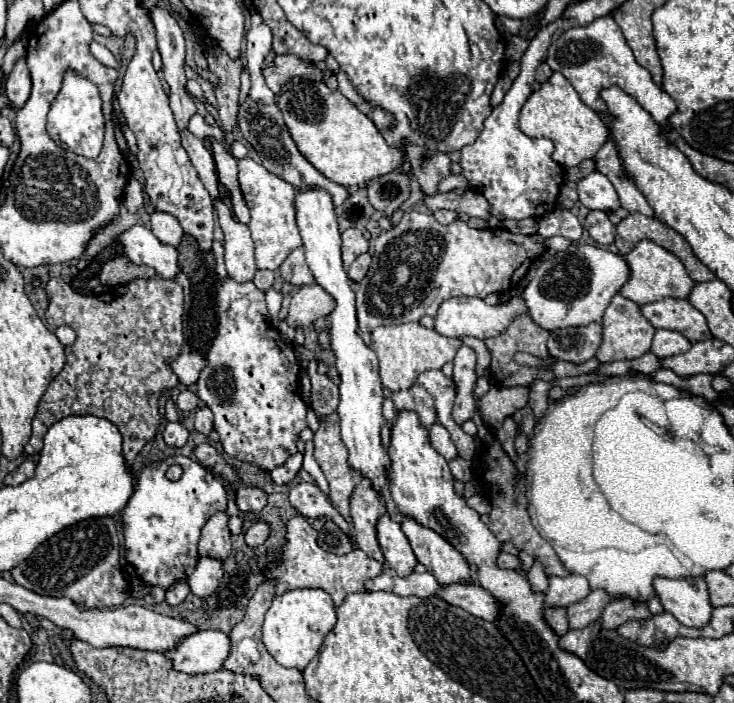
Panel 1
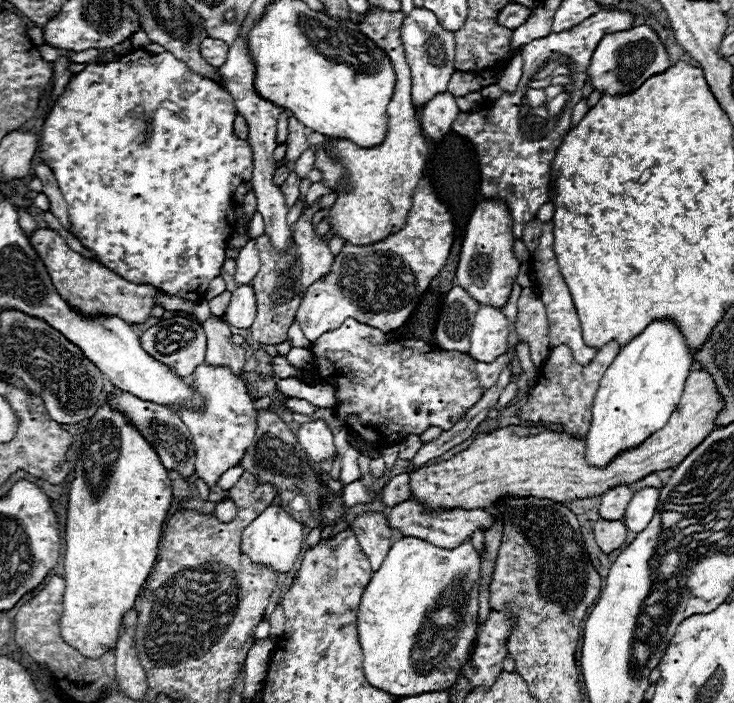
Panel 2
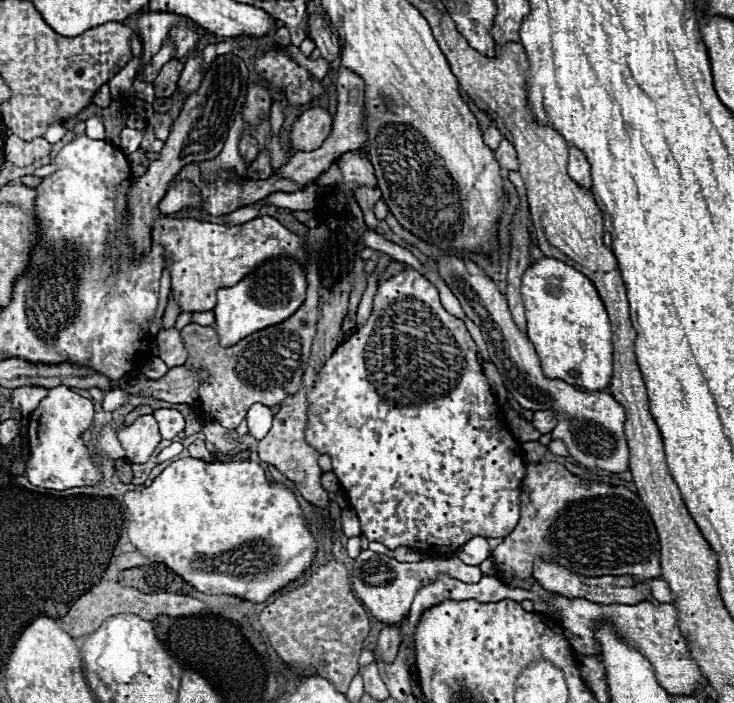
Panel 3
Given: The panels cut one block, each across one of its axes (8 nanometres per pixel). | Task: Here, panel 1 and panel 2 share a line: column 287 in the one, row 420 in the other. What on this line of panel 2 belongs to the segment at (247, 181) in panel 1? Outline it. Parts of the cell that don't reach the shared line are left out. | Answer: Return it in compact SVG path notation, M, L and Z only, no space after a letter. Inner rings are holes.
M200 364L192 372L190 382L194 394L200 394L204 398L202 410L190 410L182 406L172 406L172 410L180 416L180 420L186 424L186 428L192 434L194 440L194 452L196 452L196 476L202 478L208 486L214 486L218 478L232 466L238 466L238 462L248 452L254 434L256 434L256 410L253 400L247 392L244 382L238 378L226 366L208 366Z

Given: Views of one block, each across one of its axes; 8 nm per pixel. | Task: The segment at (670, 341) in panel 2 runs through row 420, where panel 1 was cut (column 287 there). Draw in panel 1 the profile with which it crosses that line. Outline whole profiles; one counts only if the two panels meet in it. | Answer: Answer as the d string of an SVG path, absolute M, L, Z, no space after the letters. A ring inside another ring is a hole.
M296 588L276 596L270 610L266 612L266 620L262 626L262 642L266 650L286 668L304 670L308 662L318 654L318 648L324 642L326 632L330 632L336 624L336 606L328 592L322 588Z

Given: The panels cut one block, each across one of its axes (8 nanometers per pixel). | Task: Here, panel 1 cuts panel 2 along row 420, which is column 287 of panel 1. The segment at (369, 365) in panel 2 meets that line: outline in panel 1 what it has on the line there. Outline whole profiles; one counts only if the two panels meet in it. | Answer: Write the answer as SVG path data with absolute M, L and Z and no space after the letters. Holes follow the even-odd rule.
M216 278L216 304L218 304L218 334L210 352L206 354L206 368L202 370L196 386L198 396L214 412L214 428L220 434L224 452L232 458L246 460L264 470L272 470L286 462L290 454L296 452L298 434L308 428L306 424L306 404L300 396L298 378L300 364L294 356L292 344L288 344L276 328L268 322L268 308L264 302L264 292L260 292L254 282L236 282L232 278Z

